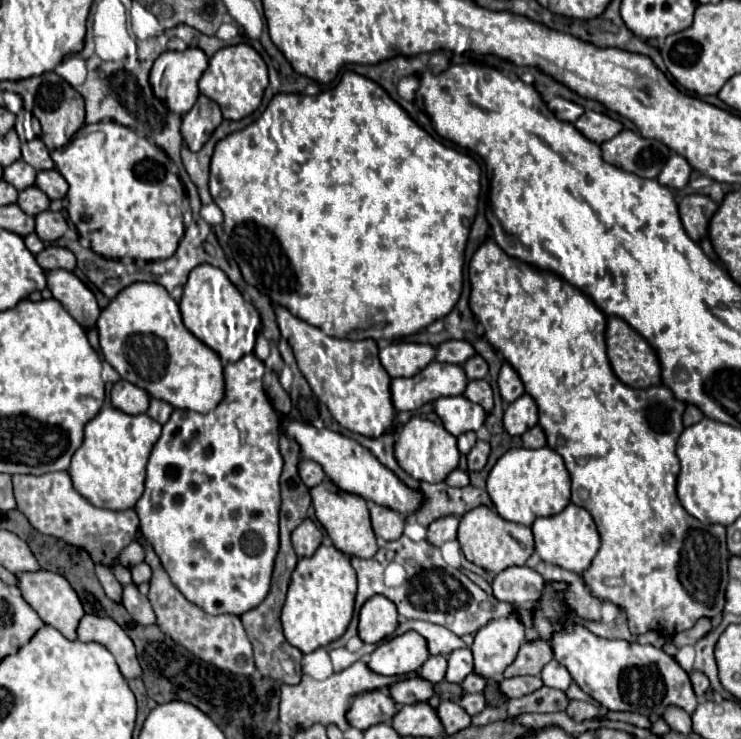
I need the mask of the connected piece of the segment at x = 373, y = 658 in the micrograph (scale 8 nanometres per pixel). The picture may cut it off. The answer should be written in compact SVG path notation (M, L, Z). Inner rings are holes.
M408 631L394 637L374 649L368 661L368 669L378 675L408 675L418 671L430 657L426 641L416 631Z

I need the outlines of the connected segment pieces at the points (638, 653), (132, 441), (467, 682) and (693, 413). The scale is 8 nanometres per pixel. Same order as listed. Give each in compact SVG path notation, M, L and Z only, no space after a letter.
M568 621L552 633L550 647L554 659L568 669L578 687L610 711L632 711L648 717L662 715L666 705L678 705L688 713L698 705L688 673L674 661L674 657L652 645L604 639L580 623L576 625Z
M114 407L102 409L84 429L84 443L74 453L68 469L74 489L104 509L132 509L144 493L146 463L154 443L162 433L162 425L148 415L126 415Z
M470 673L470 675L462 681L462 687L464 687L466 693L478 693L478 691L484 691L486 683L488 683L488 681L486 681L484 677L480 677L480 675L476 675L476 673Z
M688 405L688 407L686 407L686 411L684 411L684 425L686 425L686 427L690 427L690 425L698 423L702 417L704 417L704 413L702 413L698 407Z

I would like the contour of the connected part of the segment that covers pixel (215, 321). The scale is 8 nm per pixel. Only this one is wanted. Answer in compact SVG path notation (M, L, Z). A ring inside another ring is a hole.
M198 265L190 271L188 281L184 285L184 295L180 299L180 311L182 311L182 317L184 317L186 329L194 337L198 337L204 345L214 349L224 363L238 361L244 353L252 353L254 343L256 343L256 335L258 335L258 329L260 329L260 315L258 315L258 311L254 309L252 303L244 301L242 293L232 285L232 281L226 277L226 273L220 271L218 267Z

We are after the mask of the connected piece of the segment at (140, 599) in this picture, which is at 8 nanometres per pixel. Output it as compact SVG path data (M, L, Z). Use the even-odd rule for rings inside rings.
M128 583L122 587L122 605L132 615L132 619L140 625L152 625L156 623L156 615L152 611L152 605L146 595L142 595L136 587L136 583Z

